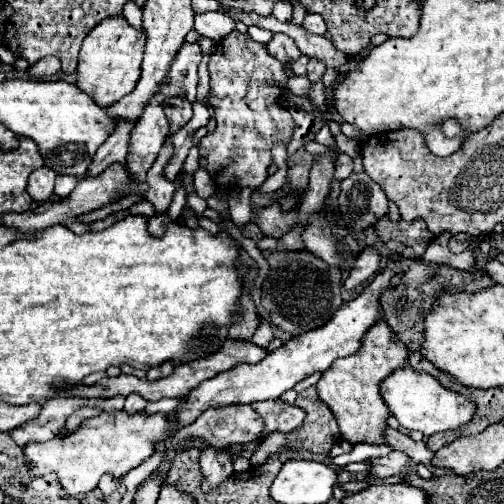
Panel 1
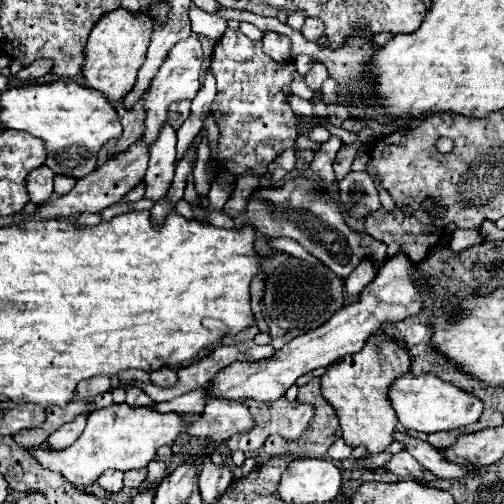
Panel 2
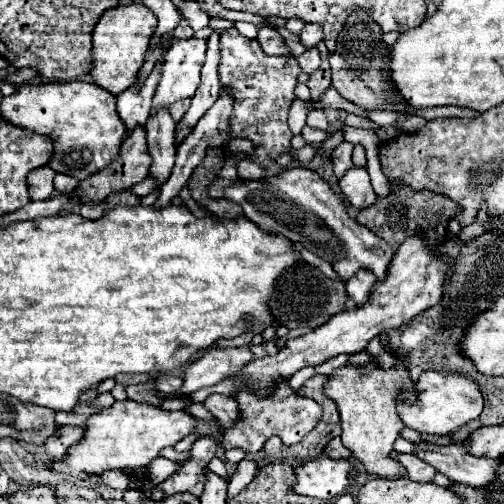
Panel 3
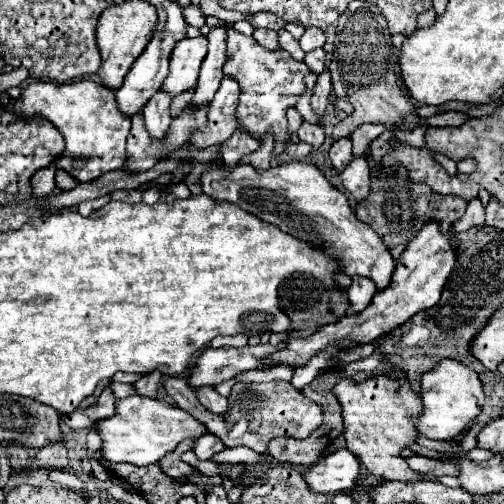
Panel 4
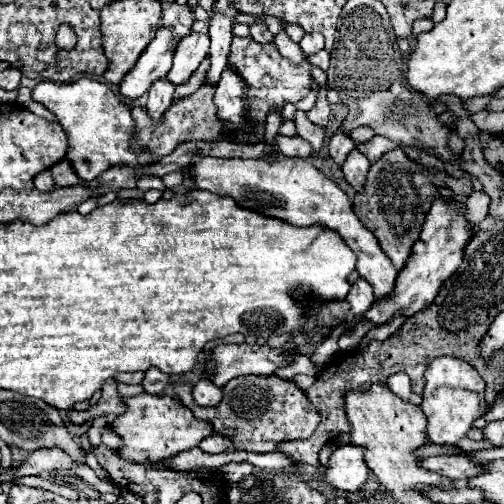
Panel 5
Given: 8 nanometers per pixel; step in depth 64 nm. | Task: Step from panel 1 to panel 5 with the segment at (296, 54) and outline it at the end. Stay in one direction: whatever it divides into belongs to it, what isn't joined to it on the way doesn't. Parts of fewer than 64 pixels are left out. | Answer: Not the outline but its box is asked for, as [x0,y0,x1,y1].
[250,20,272,44]

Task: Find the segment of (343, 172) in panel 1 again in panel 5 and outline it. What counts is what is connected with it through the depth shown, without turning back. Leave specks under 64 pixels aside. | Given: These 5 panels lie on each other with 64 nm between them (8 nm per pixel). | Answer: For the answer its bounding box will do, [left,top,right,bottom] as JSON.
[328,132,354,166]

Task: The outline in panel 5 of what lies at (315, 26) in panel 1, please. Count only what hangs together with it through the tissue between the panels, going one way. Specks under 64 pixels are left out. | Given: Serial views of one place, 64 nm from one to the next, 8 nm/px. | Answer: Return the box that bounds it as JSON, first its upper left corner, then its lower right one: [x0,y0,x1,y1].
[300,34,324,56]

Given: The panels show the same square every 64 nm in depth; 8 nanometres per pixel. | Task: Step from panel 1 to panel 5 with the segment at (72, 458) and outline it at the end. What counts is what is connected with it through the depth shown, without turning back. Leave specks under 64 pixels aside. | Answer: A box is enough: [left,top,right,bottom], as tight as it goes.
[112,394,214,462]

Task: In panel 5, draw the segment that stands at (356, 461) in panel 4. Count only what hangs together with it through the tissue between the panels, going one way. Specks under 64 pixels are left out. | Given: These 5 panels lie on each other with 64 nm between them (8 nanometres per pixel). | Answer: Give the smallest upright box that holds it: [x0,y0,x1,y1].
[320,444,368,492]

